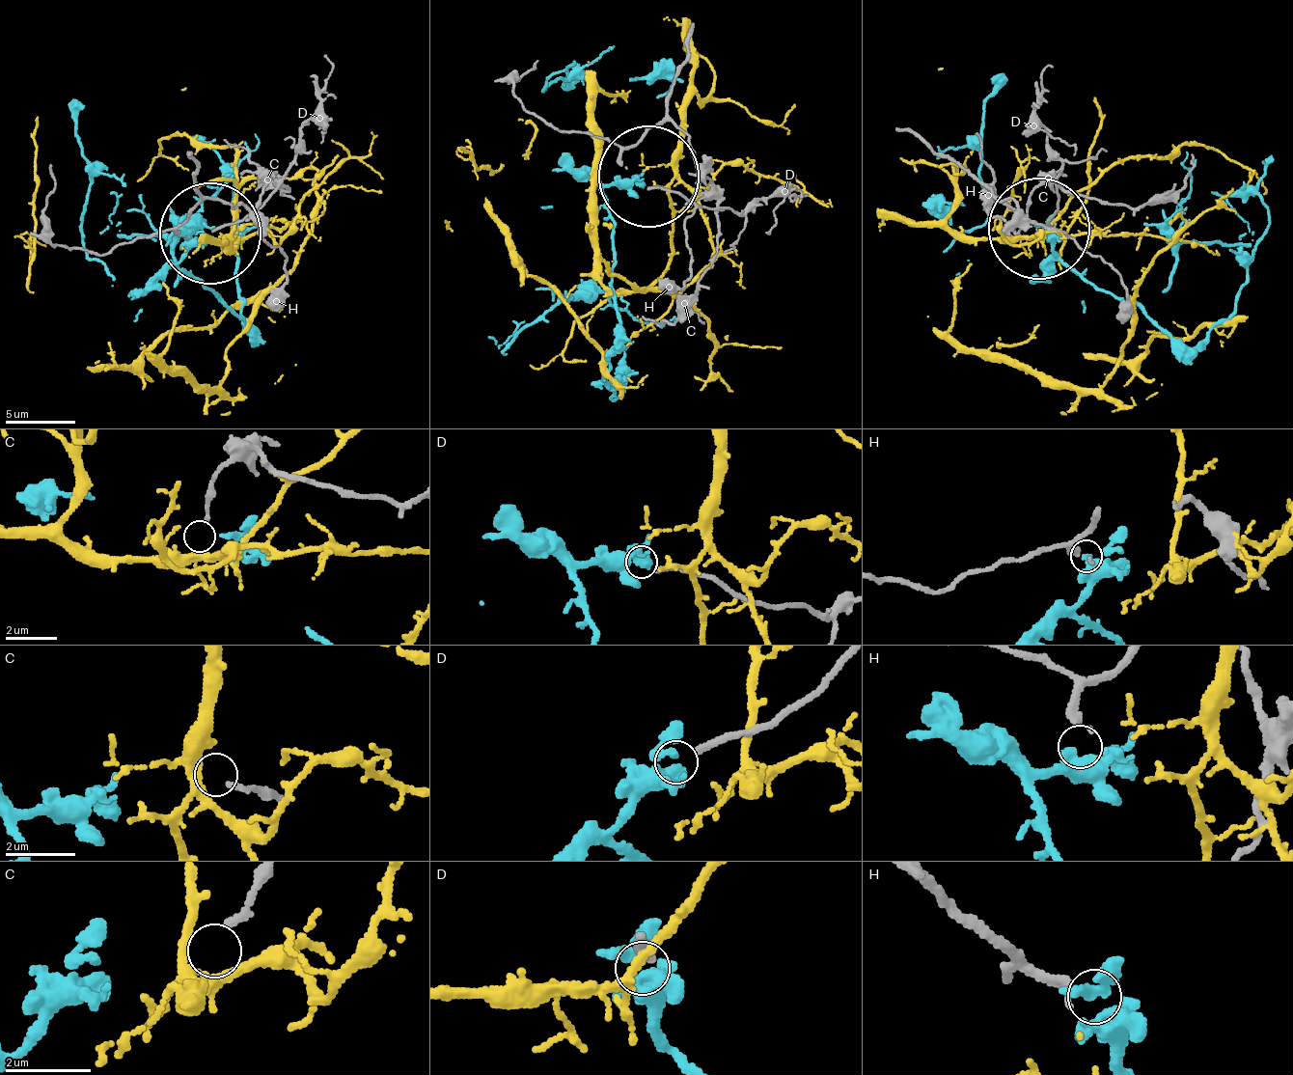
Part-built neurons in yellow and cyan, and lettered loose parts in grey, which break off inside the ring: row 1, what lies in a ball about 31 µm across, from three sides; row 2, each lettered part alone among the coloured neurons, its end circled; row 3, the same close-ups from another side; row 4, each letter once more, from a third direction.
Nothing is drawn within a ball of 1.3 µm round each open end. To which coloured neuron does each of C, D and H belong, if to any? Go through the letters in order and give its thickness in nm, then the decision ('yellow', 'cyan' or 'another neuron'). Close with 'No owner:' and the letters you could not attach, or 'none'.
C: 160 nm | another neuron
D: 200 nm | cyan
H: 200 nm | another neuron
No owner: C, H

